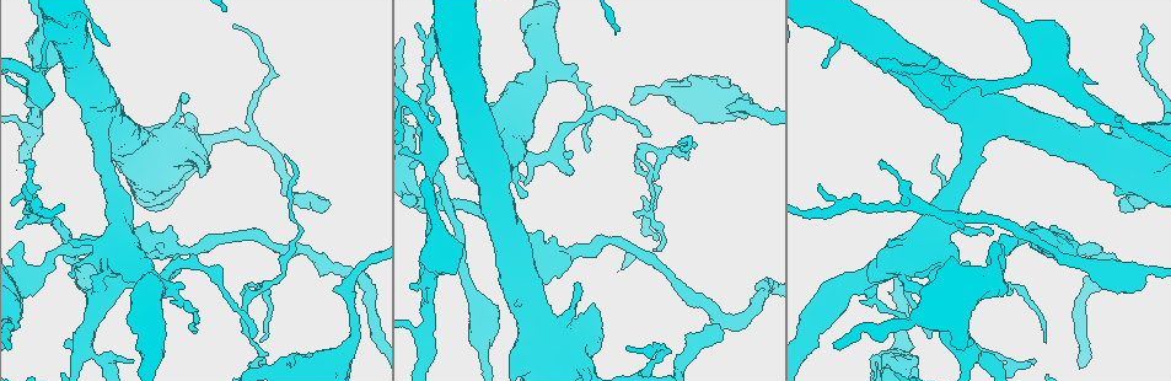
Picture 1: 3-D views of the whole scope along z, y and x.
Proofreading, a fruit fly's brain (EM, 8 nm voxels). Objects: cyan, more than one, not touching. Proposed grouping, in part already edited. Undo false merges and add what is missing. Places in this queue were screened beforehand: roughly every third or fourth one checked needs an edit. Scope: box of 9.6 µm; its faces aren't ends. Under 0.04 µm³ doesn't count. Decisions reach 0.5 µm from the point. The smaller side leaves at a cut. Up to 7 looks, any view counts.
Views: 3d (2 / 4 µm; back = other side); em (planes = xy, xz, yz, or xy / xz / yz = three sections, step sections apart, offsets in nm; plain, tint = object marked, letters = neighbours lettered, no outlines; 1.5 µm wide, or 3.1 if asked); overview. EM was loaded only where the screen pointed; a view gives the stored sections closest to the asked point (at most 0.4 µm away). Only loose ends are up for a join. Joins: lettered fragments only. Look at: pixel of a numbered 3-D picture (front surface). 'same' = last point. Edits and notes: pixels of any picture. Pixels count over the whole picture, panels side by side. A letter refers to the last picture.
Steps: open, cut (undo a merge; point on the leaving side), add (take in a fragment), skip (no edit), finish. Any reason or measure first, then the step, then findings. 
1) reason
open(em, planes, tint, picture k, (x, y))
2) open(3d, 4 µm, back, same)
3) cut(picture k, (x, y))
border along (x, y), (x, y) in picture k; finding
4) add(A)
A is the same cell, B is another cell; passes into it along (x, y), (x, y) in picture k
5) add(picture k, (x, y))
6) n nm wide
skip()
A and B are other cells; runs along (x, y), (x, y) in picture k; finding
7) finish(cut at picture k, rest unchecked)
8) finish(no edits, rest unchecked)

an open end
open(em, xy, step 8, tint, picture 1, (565, 173))

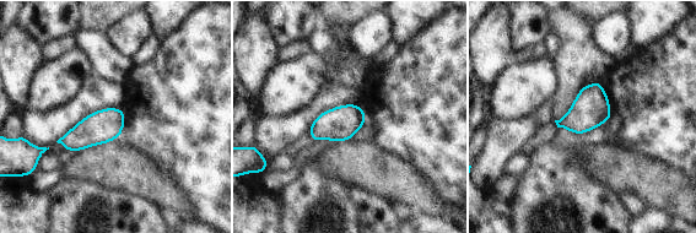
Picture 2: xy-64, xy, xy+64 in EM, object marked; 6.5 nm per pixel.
another direction
open(em, yz, step 8, letters, same)

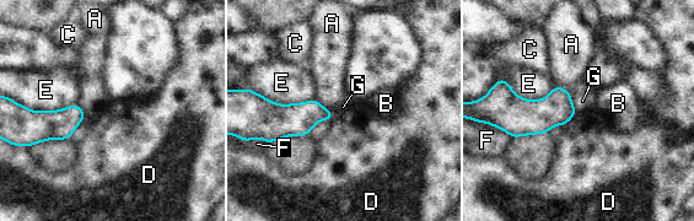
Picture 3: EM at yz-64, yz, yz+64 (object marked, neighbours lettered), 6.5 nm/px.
skip()
A, B, C, D, E, F and G are other cells; border along (571, 96), (571, 103), (577, 112) in picture 3; no lettered fragment goes on from it

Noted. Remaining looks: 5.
free end
open(3d, 2 µm, back, picture 1, (937, 154))

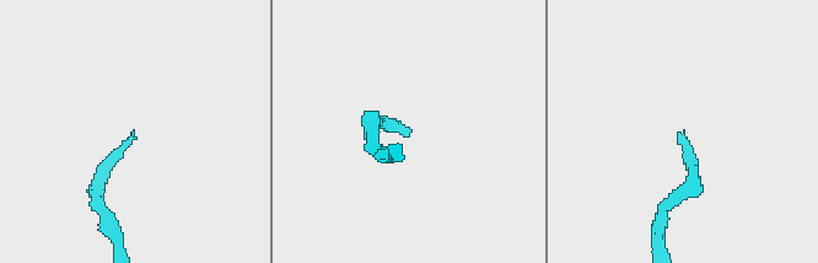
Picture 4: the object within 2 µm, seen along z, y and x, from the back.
open(em, xz, step 4, letters, picture 4, (133, 136))

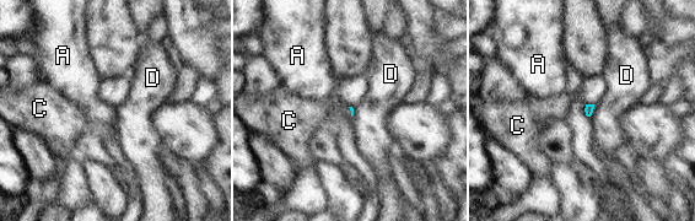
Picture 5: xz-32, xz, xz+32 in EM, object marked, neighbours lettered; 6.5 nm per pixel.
open(em, xy, step 8, letters, same)

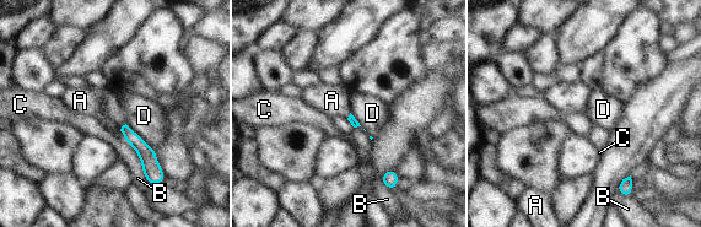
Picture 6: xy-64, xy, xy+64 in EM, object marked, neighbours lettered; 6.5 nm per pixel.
add(picture 6, (332, 101))
A is the same cell, B, C and D are other cells; passes into it along (351, 118), (349, 115), (332, 101) in picture 6; it goes on there

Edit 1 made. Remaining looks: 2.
finish(add at picture 6, rest unchecked)

